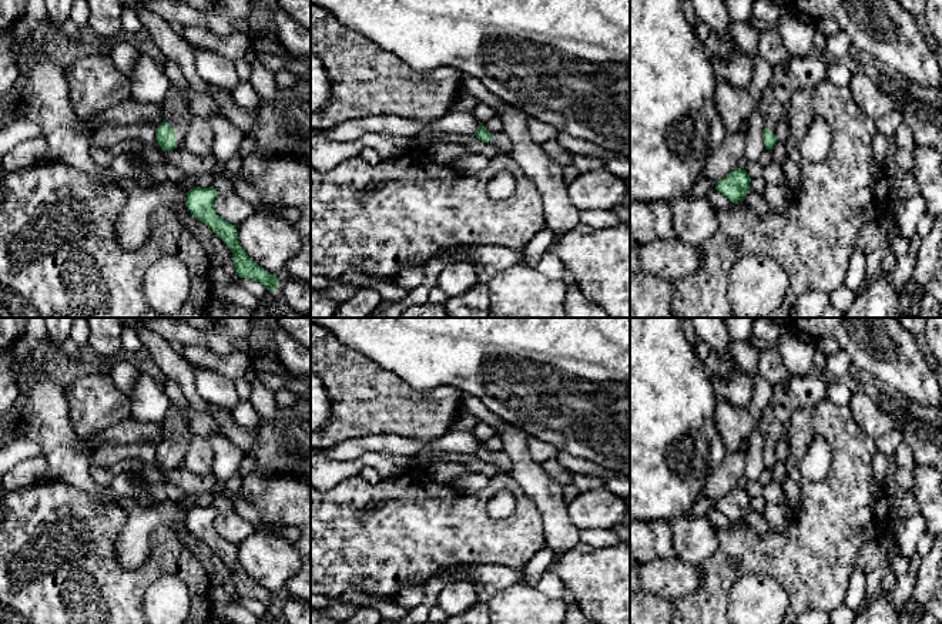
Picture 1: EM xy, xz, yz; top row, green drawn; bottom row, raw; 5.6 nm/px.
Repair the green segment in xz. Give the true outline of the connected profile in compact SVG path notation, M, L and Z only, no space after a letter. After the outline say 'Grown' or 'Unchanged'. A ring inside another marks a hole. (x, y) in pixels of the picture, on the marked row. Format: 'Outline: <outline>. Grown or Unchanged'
Outline: M479 121L475 135L480 141L487 142L492 147L496 147L500 155L510 155L512 141L503 131L490 132L485 128L483 123Z. Grown

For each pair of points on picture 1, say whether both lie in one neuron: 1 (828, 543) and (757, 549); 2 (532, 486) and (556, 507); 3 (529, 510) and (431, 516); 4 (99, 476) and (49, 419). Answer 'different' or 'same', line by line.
1: same
2: same
3: same
4: different

